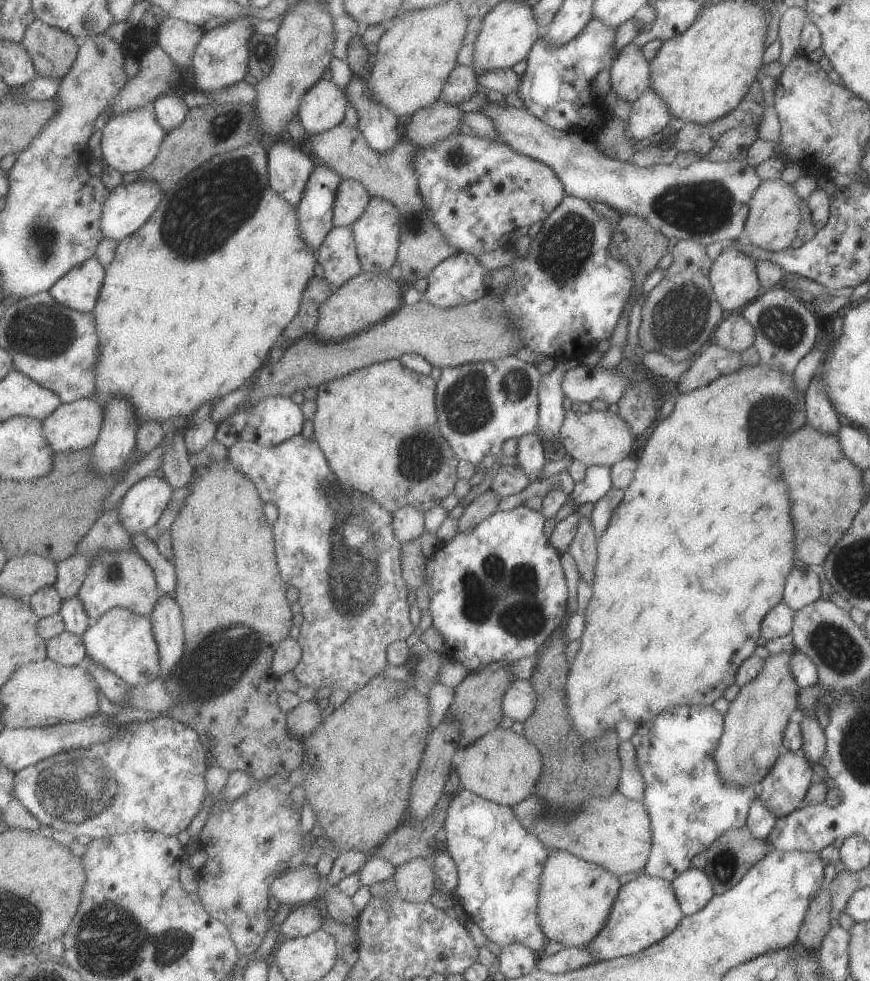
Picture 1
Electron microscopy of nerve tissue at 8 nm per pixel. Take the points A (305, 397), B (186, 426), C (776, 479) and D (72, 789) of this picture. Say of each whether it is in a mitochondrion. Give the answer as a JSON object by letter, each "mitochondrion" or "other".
{"A":"other","B":"other","C":"other","D":"mitochondrion"}

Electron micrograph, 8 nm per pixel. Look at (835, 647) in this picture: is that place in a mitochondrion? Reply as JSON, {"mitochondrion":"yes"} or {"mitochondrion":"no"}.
{"mitochondrion":"yes"}

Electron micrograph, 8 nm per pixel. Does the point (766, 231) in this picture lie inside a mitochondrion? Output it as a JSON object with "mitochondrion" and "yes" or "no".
{"mitochondrion":"no"}

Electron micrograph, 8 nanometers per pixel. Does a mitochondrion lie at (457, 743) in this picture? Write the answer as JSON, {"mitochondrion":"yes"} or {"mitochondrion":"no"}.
{"mitochondrion":"no"}

